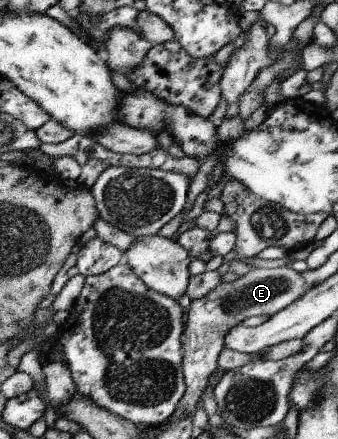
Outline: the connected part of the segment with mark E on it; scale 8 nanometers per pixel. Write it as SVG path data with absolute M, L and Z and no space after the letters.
M286 266L278 268L252 268L234 280L219 282L211 291L199 299L189 302L187 320L182 327L184 341L182 349L181 369L184 379L184 394L176 403L173 413L167 423L180 421L183 418L191 420L195 413L195 404L217 365L217 355L224 348L224 335L245 318L253 316L271 317L284 307L292 304L308 290L301 274Z

